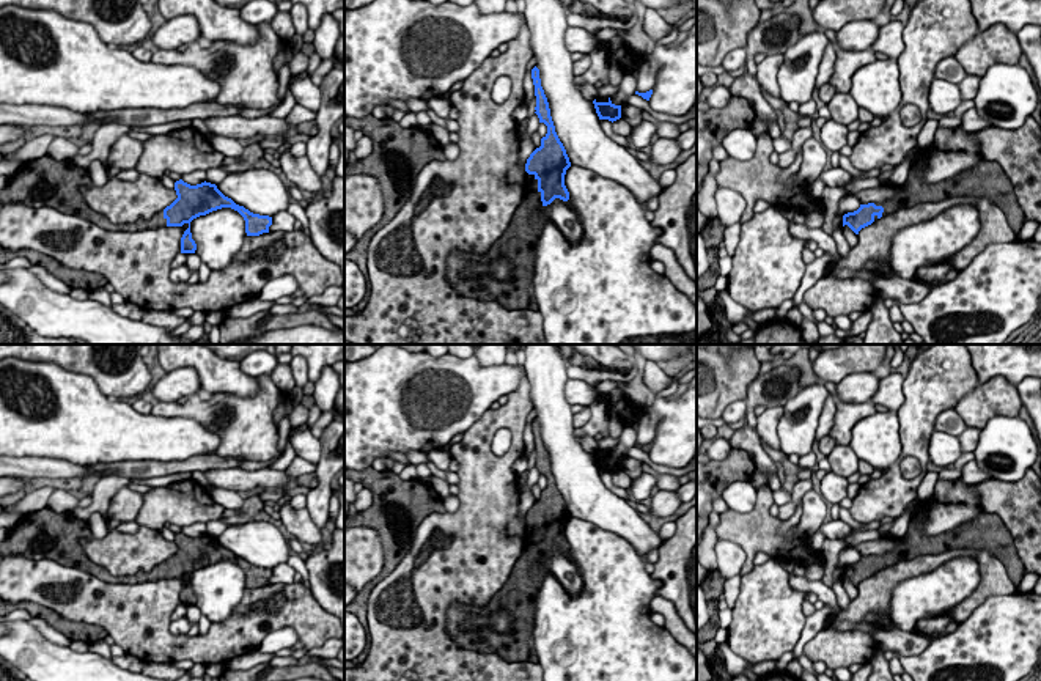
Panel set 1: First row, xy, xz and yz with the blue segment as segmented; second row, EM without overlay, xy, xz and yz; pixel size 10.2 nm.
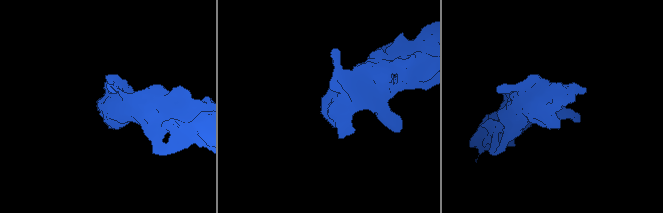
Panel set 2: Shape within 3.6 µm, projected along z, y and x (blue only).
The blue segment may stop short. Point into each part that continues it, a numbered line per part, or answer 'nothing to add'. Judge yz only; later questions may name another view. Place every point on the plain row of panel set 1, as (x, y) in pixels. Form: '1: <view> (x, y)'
1: yz (986, 532)

